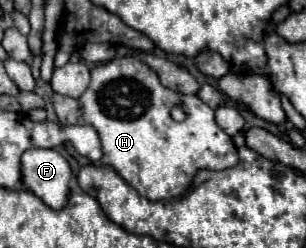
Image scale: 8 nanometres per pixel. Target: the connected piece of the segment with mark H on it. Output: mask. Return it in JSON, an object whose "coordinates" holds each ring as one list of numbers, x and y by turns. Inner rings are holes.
{"coordinates":[[137,56,113,58,95,66,91,84,79,100,53,94,61,126,93,126,103,148,103,158,97,164,111,166,147,200,177,198,187,190,197,170,225,170,239,162,231,136,215,122,213,108,203,108,203,104,199,96,173,94],[175,106,185,110,187,118,183,122,175,122,169,116]]}

